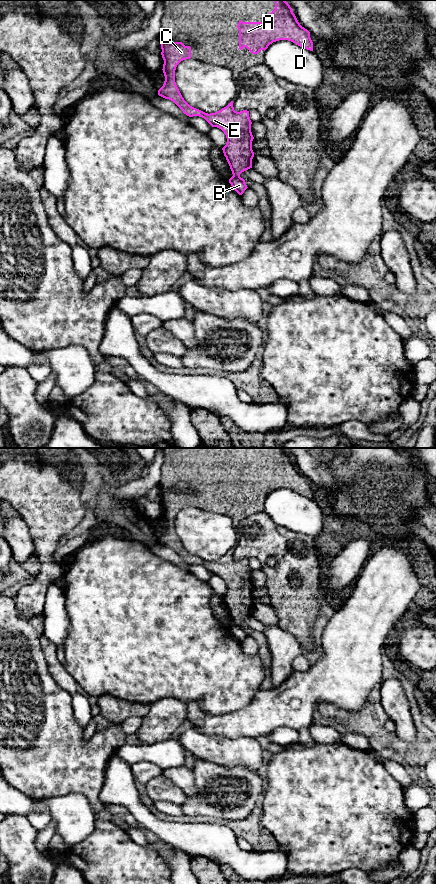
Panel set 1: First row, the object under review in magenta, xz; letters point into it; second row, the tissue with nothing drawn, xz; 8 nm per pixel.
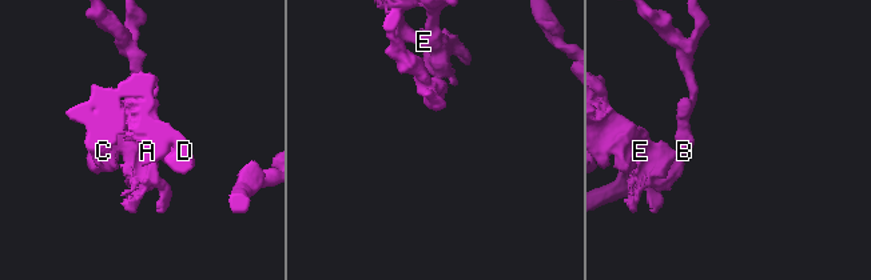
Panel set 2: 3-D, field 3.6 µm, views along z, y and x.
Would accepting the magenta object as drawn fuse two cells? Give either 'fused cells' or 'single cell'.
fused cells

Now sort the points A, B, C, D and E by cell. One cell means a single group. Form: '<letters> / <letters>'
A C D E / B

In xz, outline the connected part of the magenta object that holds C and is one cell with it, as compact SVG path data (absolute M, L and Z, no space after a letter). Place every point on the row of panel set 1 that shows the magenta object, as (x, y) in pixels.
M161 42L161 55L164 60L163 73L165 81L158 90L158 95L173 101L189 117L199 116L204 118L212 127L221 129L227 138L226 145L222 148L224 156L230 166L233 176L252 168L254 152L249 111L237 112L234 110L233 101L215 113L205 113L190 106L182 97L176 82L175 70L177 65L191 58L191 47L182 42Z

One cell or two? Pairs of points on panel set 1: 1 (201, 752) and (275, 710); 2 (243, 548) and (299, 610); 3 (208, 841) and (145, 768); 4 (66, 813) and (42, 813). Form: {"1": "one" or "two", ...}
{"1": "two", "2": "one", "3": "two", "4": "two"}

